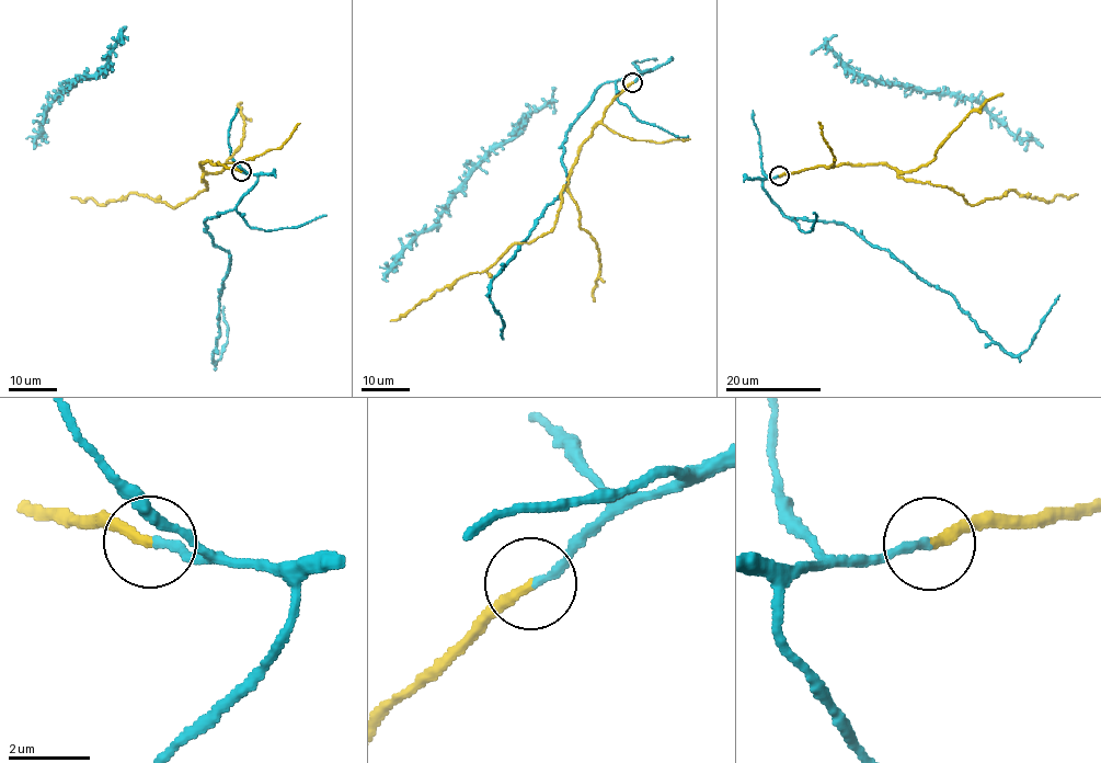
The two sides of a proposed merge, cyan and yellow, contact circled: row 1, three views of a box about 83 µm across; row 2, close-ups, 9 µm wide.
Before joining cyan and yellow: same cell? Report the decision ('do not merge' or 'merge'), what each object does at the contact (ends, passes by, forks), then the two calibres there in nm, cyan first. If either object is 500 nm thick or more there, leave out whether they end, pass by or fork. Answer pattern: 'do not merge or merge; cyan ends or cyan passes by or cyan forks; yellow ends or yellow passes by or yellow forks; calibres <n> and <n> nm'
merge; cyan ends; yellow ends; calibres 200 and 240 nm

